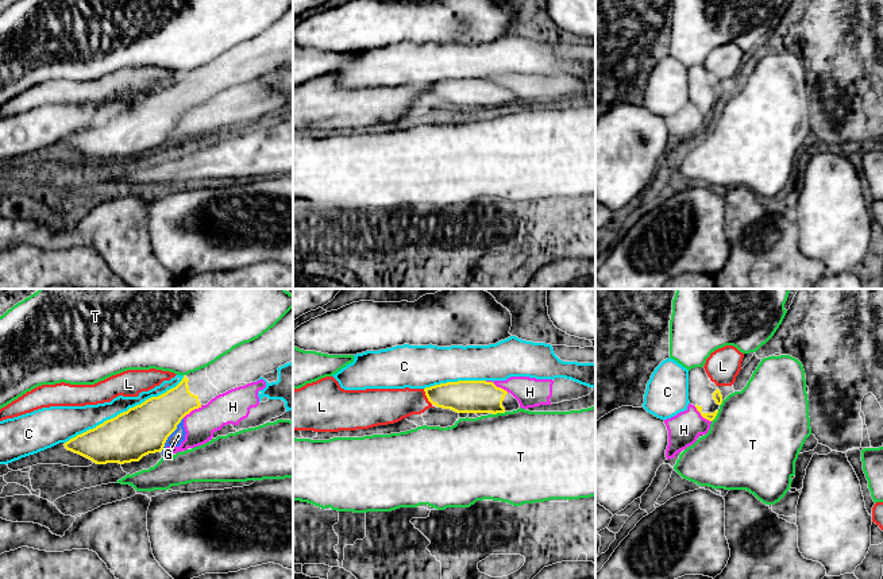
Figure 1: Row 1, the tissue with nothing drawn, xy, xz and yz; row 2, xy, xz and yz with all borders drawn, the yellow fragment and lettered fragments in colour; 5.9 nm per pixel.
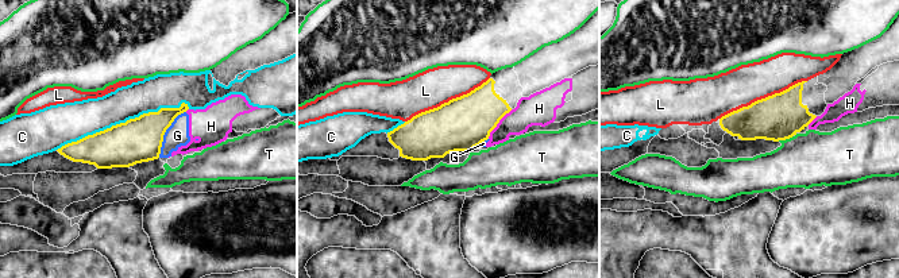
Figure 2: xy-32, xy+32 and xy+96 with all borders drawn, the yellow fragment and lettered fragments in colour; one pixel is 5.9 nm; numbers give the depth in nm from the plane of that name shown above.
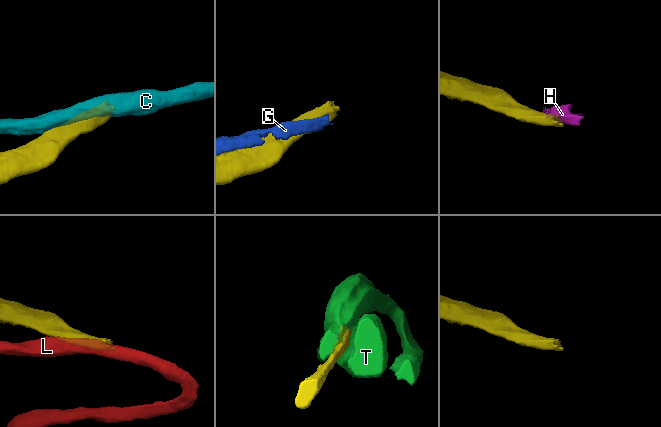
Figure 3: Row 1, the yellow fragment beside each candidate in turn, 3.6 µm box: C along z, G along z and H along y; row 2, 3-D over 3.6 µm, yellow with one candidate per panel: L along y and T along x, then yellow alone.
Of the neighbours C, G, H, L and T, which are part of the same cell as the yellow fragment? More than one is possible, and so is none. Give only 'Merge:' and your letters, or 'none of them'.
Merge: none of them

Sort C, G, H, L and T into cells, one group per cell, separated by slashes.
C / G H / L / T

